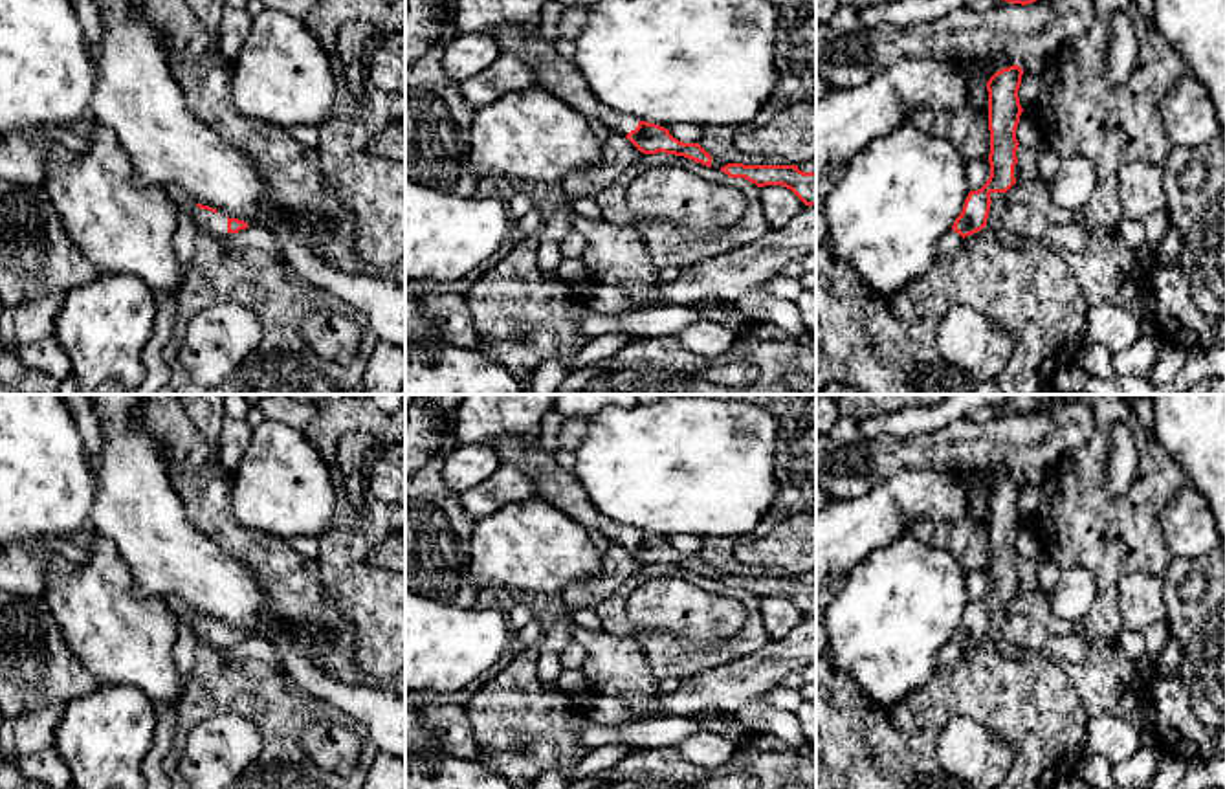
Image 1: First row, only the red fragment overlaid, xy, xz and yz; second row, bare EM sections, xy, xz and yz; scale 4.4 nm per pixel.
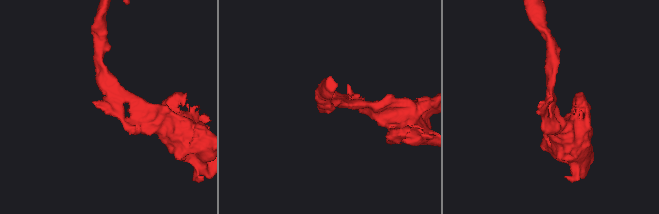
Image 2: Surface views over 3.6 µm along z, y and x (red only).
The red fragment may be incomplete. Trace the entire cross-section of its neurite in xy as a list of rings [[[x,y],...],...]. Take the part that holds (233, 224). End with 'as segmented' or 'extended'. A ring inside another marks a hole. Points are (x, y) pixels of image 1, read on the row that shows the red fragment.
[[[193,202],[185,211],[191,213],[196,233],[207,233],[216,239],[249,228],[244,220],[224,217],[209,206]]]; extended

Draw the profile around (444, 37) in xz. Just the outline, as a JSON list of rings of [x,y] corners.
[[[440,0],[440,4],[447,13],[449,24],[442,31],[438,31],[435,46],[447,48],[455,40],[455,37],[458,35],[458,31],[453,24],[453,17],[457,11],[457,0]]]

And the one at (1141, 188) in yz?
[[[1148,161],[1124,165],[1119,172],[1119,196],[1124,217],[1133,220],[1142,220],[1153,211],[1166,211],[1163,169]]]

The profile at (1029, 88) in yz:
[[[1023,72],[1021,84],[1018,90],[1020,105],[1023,110],[1029,110],[1036,105],[1040,88],[1042,88],[1043,75],[1034,75]]]

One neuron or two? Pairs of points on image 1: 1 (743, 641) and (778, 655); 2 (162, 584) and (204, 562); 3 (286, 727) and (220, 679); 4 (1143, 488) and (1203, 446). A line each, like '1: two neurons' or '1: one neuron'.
1: two neurons
2: one neuron
3: one neuron
4: two neurons

